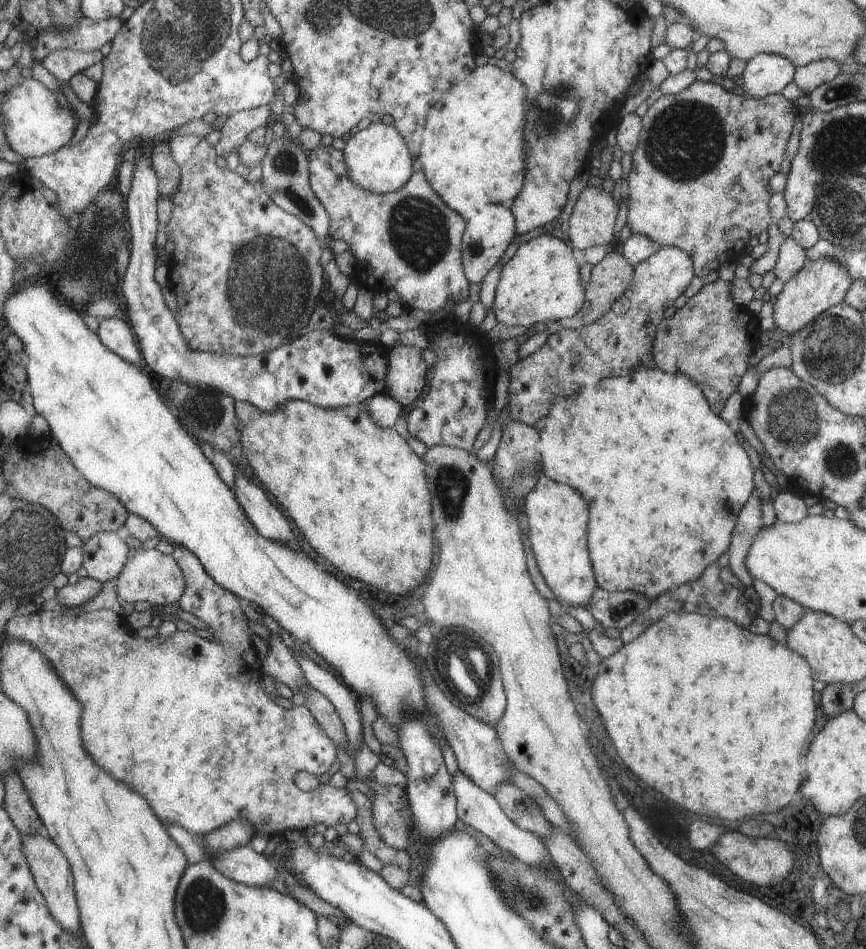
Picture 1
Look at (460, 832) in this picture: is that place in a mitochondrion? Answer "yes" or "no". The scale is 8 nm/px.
no

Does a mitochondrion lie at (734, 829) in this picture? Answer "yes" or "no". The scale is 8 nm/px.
no

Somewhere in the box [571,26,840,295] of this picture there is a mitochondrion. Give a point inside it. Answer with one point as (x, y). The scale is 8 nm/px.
(686, 140)

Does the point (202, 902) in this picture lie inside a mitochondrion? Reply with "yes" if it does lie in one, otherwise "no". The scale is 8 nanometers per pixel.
yes

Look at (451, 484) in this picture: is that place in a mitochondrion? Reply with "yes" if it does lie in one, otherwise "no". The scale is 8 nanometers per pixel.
yes

